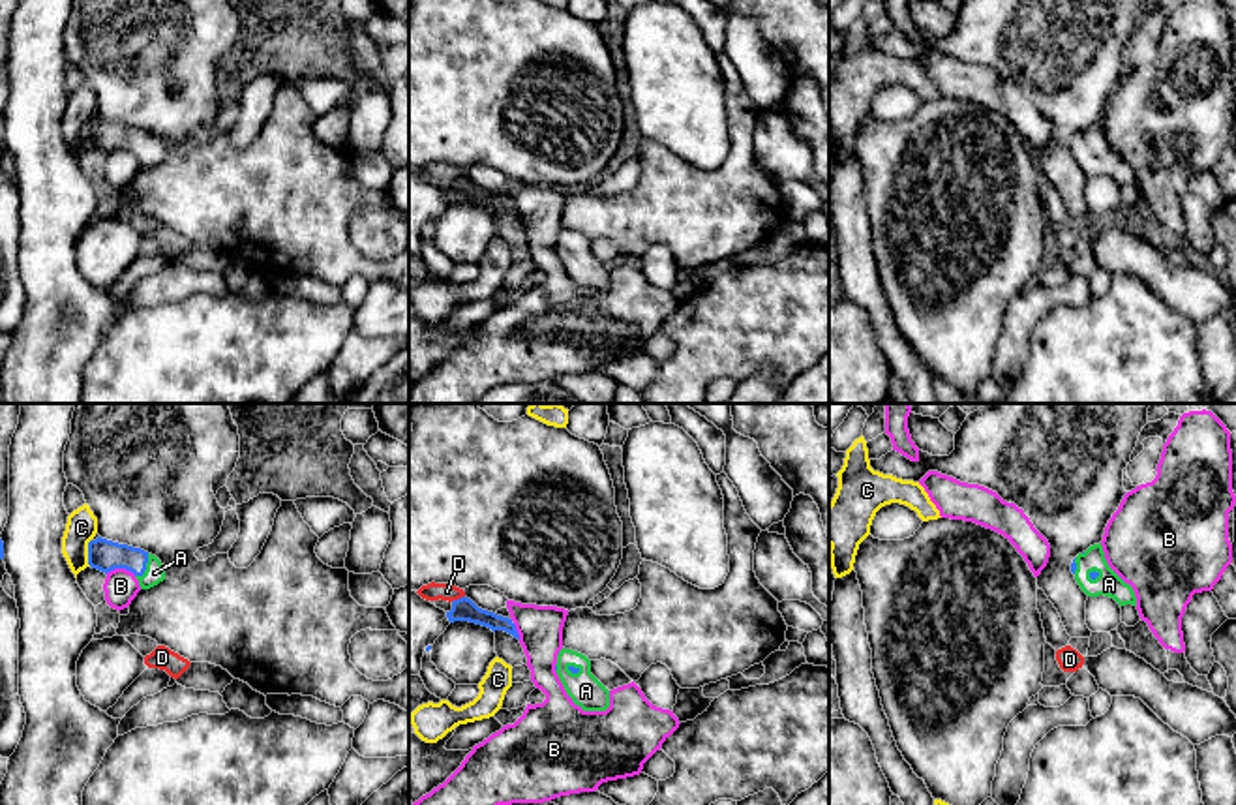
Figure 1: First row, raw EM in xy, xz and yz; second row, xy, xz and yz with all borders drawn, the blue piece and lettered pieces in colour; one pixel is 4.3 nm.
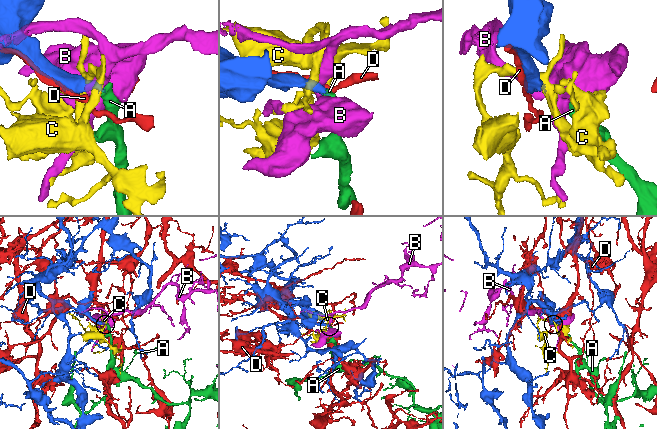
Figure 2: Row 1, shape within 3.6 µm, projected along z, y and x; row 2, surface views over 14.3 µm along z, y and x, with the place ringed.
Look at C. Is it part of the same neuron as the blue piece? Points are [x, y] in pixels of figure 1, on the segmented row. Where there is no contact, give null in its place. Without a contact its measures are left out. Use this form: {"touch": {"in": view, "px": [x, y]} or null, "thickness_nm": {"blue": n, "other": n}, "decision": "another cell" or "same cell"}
{"touch": {"in": "xy", "px": [89, 552]}, "thickness_nm": {"blue": 140, "other": 140}, "decision": "another cell"}

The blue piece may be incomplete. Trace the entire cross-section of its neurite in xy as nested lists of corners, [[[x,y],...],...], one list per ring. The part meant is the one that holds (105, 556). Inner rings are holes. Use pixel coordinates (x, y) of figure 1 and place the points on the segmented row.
[[[101,537],[88,542],[88,565],[105,574],[126,569],[135,574],[141,589],[150,589],[165,580],[165,567],[156,555]]]

